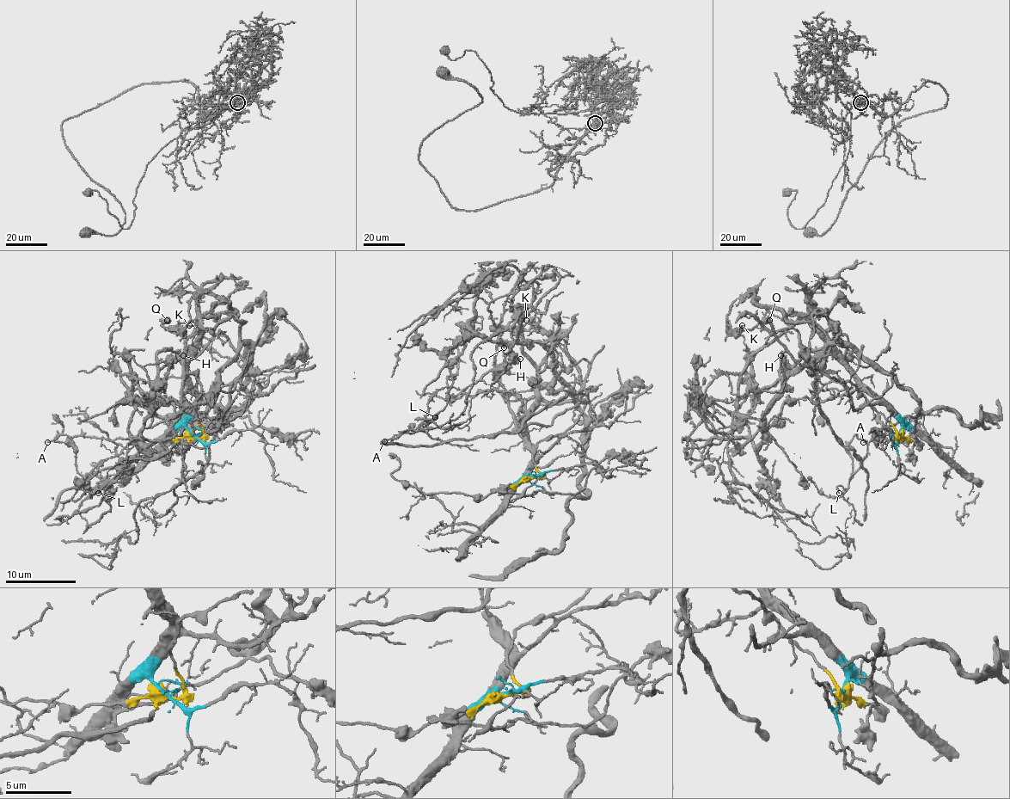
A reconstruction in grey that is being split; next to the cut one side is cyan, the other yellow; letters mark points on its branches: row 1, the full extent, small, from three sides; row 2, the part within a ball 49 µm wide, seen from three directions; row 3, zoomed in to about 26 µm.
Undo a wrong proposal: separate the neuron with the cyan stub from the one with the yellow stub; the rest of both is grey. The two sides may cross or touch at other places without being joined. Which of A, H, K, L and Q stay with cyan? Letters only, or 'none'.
K, Q

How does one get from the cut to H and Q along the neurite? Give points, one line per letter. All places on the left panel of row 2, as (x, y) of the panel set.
H: (194, 435), (203, 428), (199, 398), (248, 369), (223, 335), (194, 356), (162, 349), (157, 365), (183, 354)
Q: (194, 435), (188, 349), (203, 317), (232, 310), (199, 293), (181, 328), (166, 328), (168, 319)

